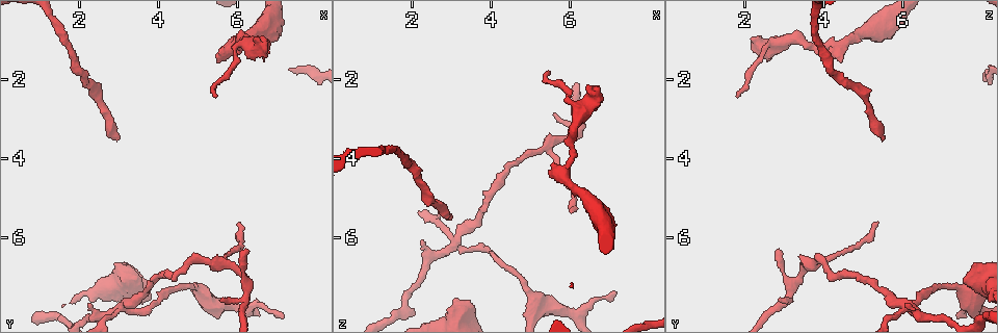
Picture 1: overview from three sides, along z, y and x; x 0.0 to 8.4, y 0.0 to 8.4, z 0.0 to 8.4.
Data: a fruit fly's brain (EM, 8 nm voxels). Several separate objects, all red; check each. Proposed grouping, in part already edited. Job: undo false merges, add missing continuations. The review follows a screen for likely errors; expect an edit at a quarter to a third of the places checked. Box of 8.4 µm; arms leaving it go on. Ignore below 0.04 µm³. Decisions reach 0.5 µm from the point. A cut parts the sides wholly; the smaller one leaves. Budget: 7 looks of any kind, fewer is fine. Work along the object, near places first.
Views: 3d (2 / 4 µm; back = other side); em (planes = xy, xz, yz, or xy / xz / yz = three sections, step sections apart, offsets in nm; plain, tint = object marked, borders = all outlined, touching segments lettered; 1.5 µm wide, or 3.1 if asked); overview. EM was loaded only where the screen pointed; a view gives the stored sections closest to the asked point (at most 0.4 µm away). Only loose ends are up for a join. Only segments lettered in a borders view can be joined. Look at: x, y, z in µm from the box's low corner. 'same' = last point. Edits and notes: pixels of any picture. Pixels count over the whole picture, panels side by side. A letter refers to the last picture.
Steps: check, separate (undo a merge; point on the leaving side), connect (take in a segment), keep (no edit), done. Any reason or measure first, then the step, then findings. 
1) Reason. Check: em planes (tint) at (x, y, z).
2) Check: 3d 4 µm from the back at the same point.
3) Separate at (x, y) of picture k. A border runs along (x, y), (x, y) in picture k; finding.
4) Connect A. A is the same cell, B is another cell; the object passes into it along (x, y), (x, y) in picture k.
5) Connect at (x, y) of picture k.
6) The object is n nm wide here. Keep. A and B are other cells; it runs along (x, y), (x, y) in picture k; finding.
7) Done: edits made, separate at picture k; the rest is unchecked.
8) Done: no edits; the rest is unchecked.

Four-way junction. Check: em planes (plain) at (3.05, 7.80, 6.20).

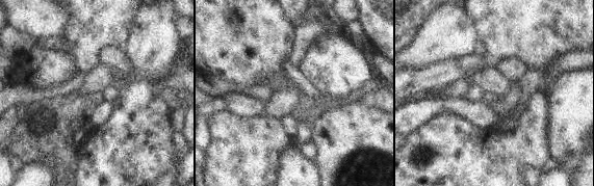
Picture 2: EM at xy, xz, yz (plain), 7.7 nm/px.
With the object marked. Check: em planes (tint) at the same point.

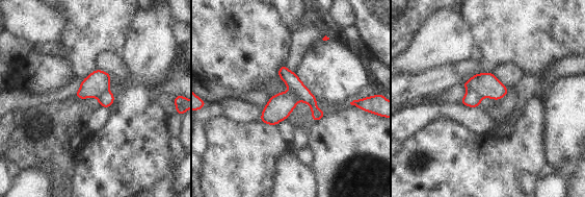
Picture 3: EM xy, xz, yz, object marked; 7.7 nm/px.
Check: em planes (borders) at the same point.

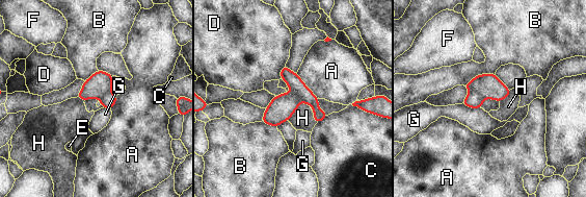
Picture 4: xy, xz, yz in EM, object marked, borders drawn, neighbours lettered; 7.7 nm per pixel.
Separate at (283, 106) of picture 4. A, B, C, D, E, F, G and H are other cells; a second neuron is stuck on.

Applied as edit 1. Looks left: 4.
Check: overview.

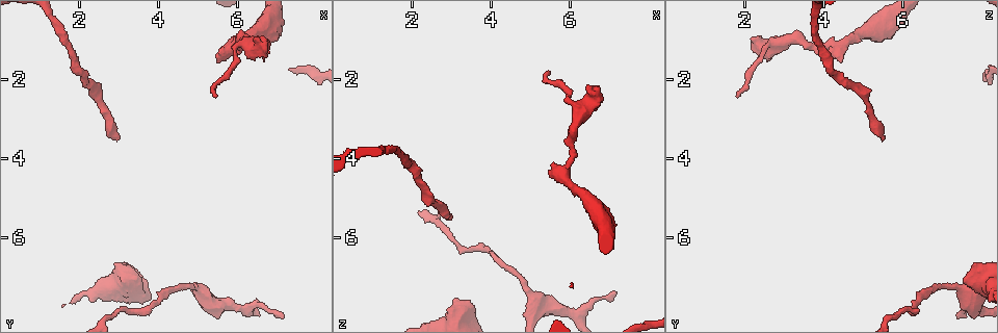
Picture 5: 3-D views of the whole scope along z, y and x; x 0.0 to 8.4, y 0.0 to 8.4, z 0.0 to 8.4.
Branch stops here. Check: 3d 2 µm at (2.95, 3.55, 5.40).

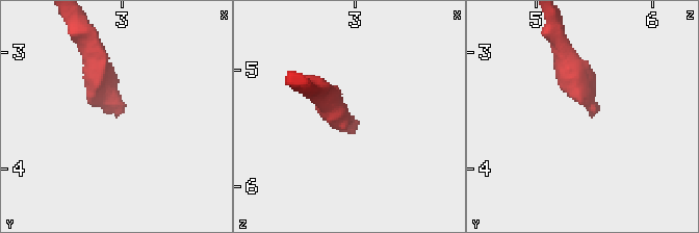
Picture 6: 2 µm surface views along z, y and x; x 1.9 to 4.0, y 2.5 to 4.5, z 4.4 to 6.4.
Need the tissue. Check: em planes (borders) at (3.02, 3.52, 5.46).

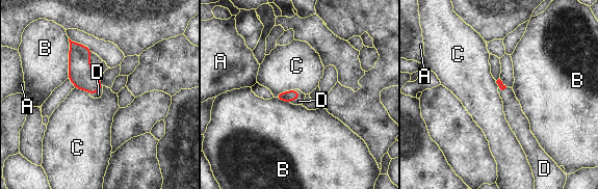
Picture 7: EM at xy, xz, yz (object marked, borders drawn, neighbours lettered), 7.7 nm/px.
Connect D. D is the same cell, A, B and C are other cells; the object passes into it along (289, 96), (297, 98), (298, 101) in picture 7; it goes on there.

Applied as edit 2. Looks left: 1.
Done: edits made, separate at picture 4, connect at picture 7; the rest is unchecked.

